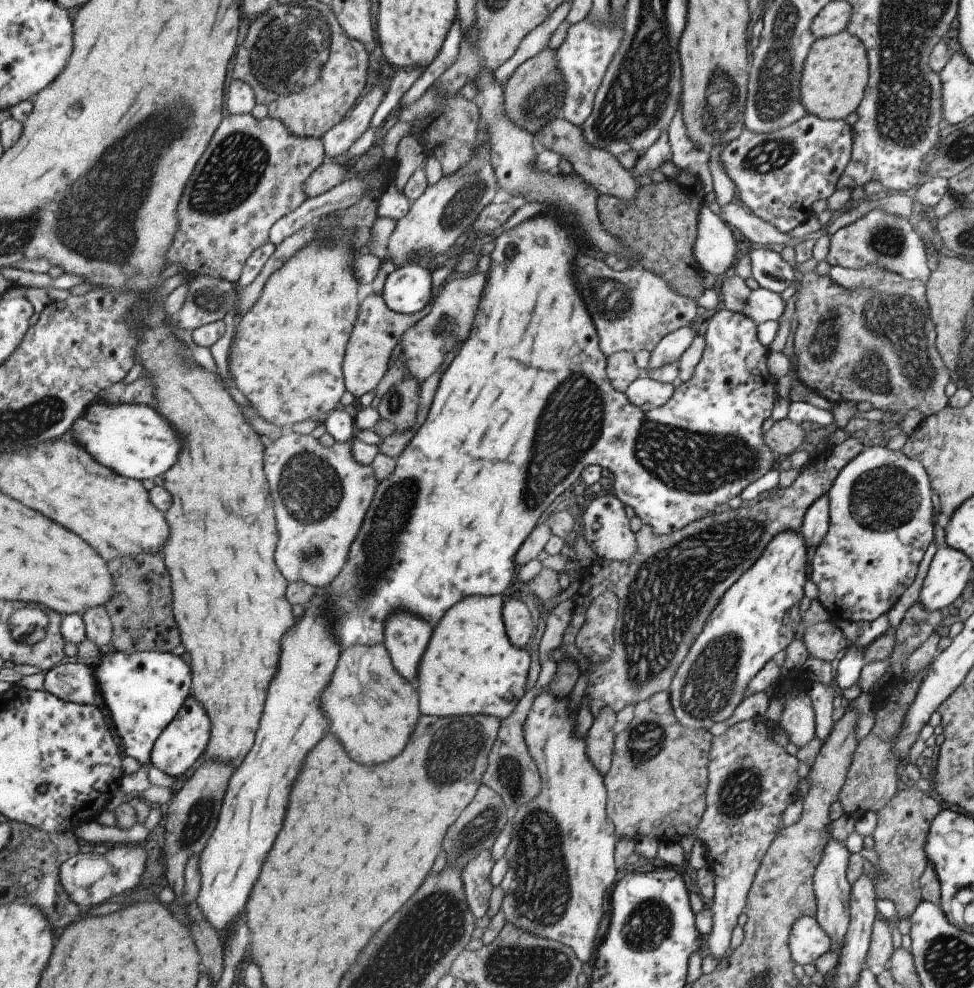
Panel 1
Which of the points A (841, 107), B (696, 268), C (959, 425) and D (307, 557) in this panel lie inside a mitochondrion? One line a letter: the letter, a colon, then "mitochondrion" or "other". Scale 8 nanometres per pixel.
A: other
B: other
C: other
D: mitochondrion

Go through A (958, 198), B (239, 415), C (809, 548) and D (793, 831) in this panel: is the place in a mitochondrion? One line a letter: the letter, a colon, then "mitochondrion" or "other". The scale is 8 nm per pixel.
A: other
B: other
C: other
D: other

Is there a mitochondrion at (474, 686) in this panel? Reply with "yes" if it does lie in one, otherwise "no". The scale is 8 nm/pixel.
no

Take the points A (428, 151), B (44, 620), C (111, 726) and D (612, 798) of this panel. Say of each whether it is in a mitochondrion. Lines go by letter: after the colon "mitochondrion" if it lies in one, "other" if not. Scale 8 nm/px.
A: other
B: mitochondrion
C: other
D: other

